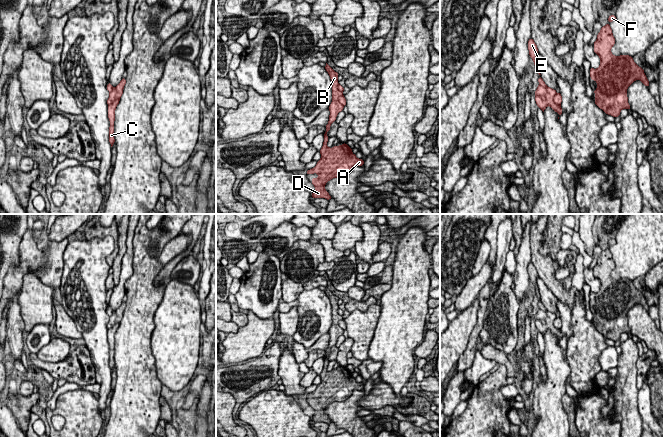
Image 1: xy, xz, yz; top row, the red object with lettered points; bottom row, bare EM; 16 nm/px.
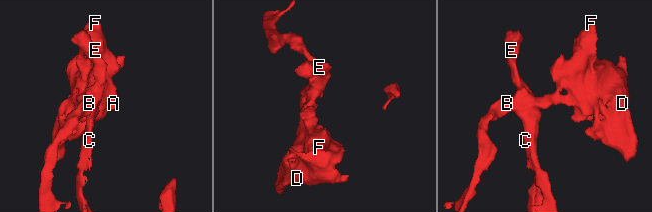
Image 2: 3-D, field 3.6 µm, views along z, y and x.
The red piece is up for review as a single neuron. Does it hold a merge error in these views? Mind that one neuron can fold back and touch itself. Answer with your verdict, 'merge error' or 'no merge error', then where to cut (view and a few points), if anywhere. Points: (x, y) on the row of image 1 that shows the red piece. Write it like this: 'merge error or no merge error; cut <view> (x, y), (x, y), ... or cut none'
merge error; cut yz (539, 84), (546, 91), (545, 100)

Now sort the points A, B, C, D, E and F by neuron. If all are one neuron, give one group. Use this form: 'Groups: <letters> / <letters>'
Groups: A B D F / C E

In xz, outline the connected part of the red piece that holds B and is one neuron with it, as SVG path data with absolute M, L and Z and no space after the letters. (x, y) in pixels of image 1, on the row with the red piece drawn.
M327 63L325 66L326 71L330 75L332 83L332 102L329 106L329 121L325 126L324 142L321 150L321 159L317 161L314 168L307 170L307 175L317 173L317 178L312 178L312 184L315 186L314 192L311 196L315 198L325 198L330 200L332 197L325 190L325 184L333 178L342 178L349 174L354 166L363 166L364 160L356 157L352 153L352 149L343 143L339 146L333 146L331 149L327 146L329 137L327 132L330 130L330 125L335 122L339 112L343 111L343 105L338 101L338 98L343 94L338 90L338 76Z

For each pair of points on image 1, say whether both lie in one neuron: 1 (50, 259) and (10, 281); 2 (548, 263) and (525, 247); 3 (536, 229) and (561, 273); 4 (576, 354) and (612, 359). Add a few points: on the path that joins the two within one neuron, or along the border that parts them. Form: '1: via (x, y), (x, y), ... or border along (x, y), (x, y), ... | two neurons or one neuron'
1: via (40, 262), (30, 262), (20, 271) | one neuron
2: border along (529, 228), (531, 261) | two neurons
3: border along (559, 266), (554, 273), (554, 277), (557, 280) | two neurons
4: border along (608, 346), (599, 357), (601, 369) | two neurons

